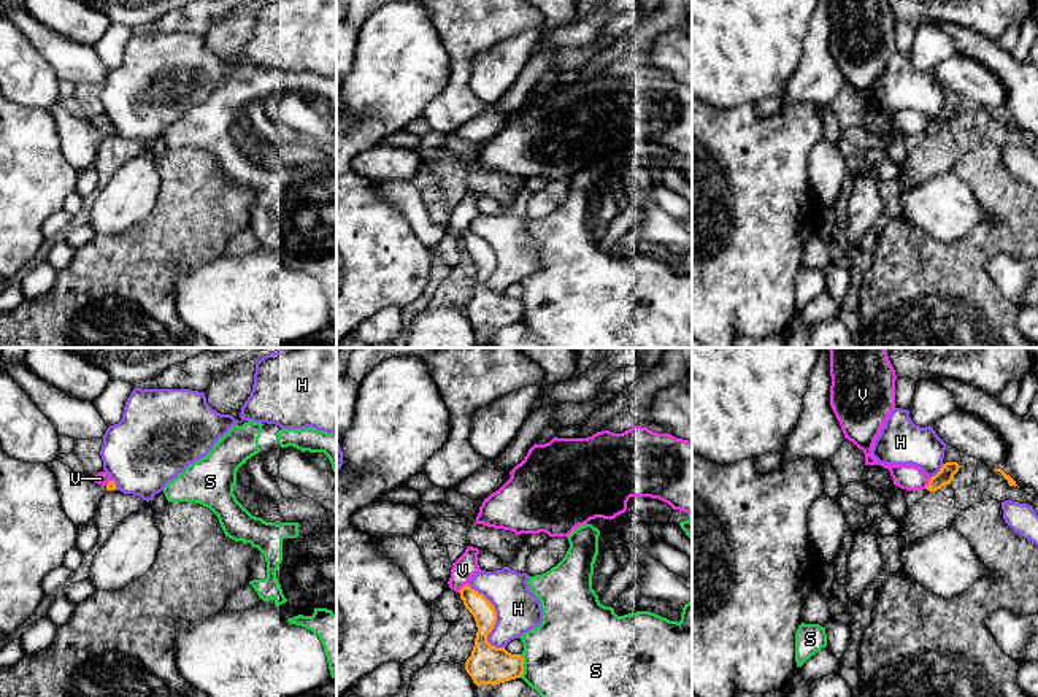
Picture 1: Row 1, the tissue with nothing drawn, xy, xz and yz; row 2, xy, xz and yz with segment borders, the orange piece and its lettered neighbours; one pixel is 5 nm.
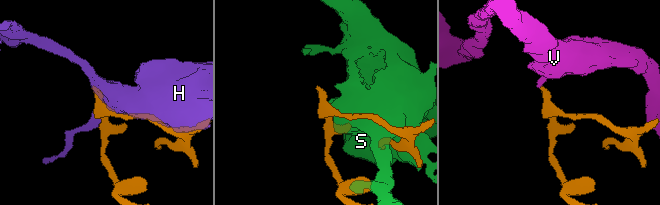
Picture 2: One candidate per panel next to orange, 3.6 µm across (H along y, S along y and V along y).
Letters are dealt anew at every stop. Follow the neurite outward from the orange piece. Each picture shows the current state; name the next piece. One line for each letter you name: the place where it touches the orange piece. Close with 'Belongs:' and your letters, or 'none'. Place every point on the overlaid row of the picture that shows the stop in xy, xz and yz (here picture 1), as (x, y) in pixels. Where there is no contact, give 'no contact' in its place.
Belongs: none

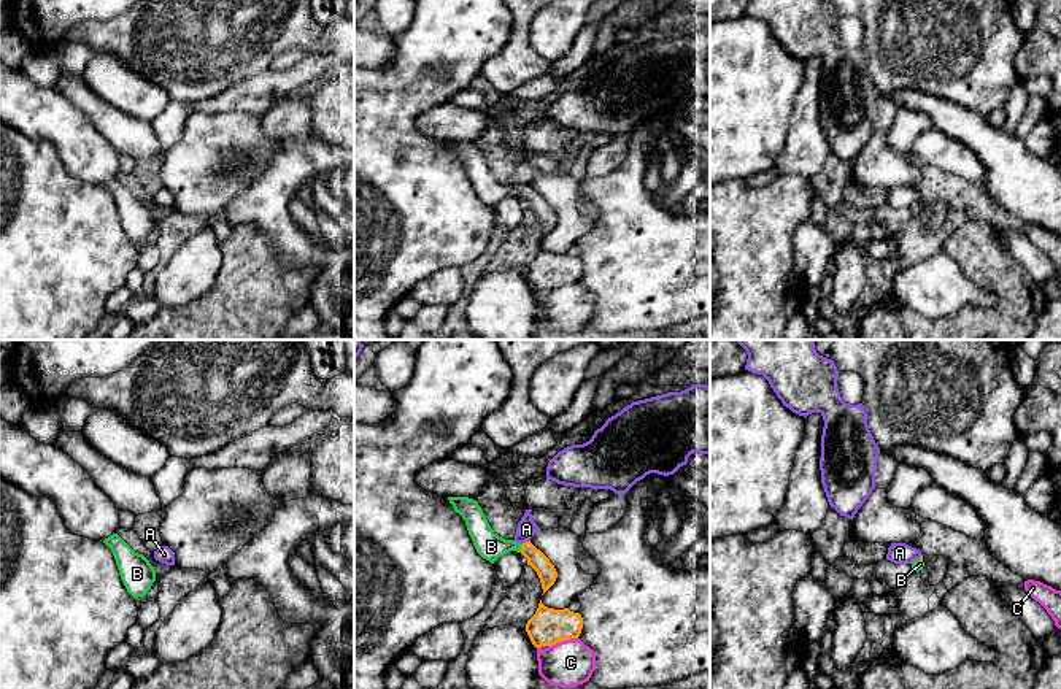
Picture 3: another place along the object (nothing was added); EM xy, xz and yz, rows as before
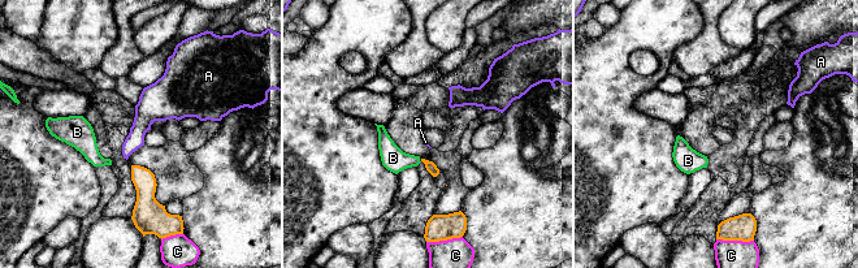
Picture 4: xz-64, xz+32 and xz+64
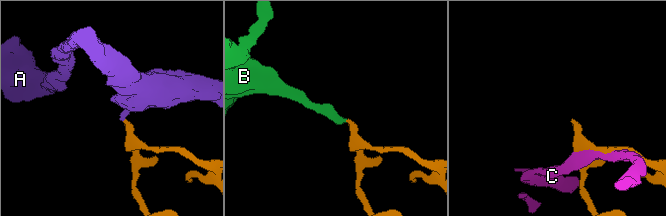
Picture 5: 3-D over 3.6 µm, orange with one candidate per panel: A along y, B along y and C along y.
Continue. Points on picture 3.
B: meets orange in xz at (521, 548)
Belongs: B

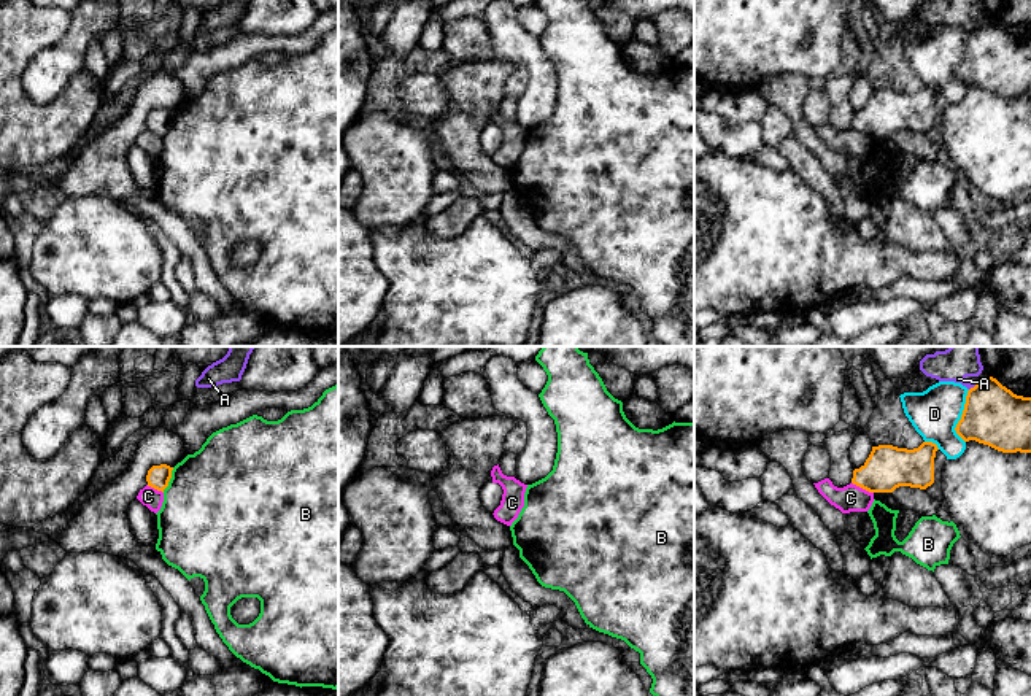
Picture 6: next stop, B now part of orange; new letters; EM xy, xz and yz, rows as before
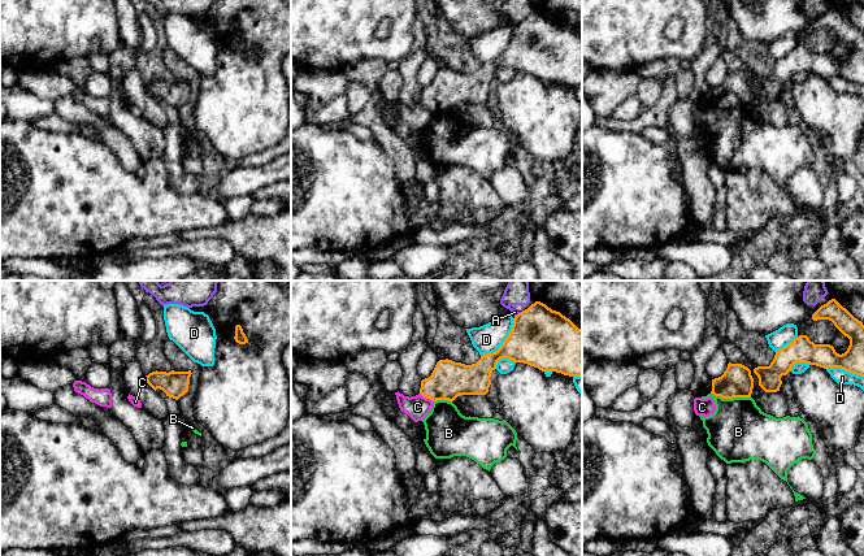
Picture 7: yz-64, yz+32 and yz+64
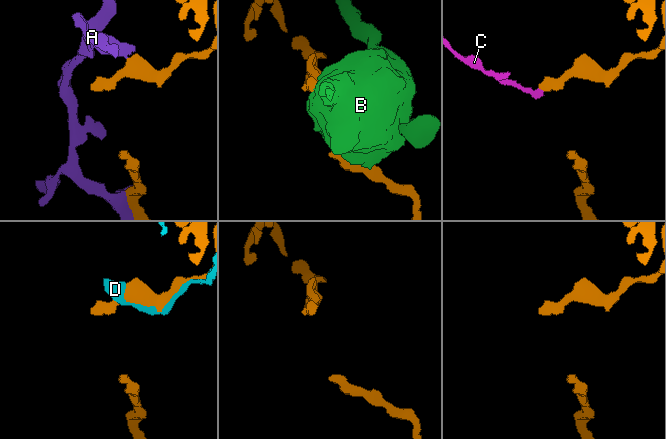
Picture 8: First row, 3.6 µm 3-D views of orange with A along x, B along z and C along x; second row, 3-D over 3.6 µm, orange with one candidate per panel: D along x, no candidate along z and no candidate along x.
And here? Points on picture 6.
Belongs: none

